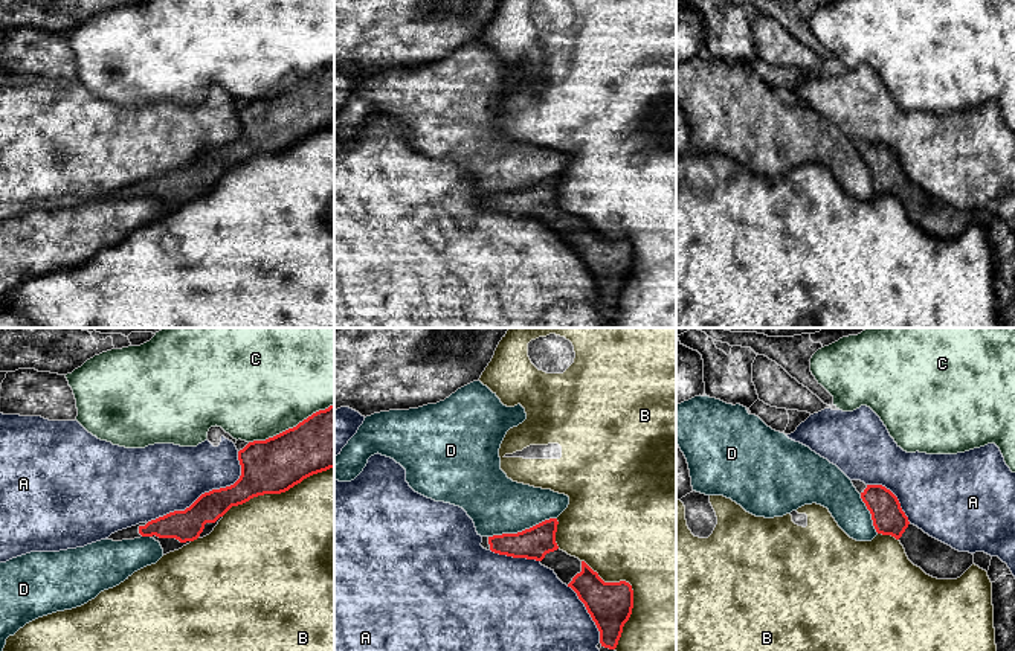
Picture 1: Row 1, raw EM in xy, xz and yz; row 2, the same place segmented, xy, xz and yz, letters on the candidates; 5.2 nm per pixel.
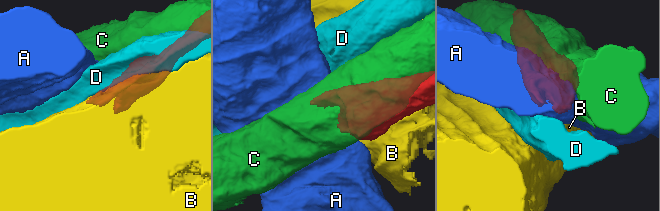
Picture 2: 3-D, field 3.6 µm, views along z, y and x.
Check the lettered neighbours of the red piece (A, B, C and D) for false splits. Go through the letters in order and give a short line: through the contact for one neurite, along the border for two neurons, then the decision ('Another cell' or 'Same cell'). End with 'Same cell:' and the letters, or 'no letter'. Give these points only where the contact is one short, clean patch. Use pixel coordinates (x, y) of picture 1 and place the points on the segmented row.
A: Another cell
B: Another cell
C: Another cell
D: Another cell
Same cell: no letter

